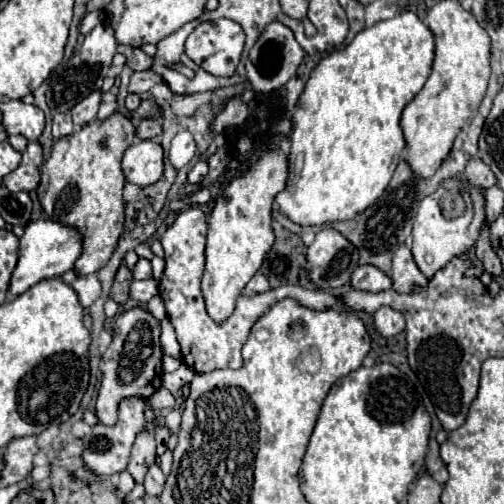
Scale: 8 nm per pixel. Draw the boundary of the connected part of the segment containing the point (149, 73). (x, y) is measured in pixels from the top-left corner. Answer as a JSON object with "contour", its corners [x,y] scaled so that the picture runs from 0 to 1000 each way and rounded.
{"contour":[[[288,139],[288,143],[268,143],[260,151],[260,171],[256,183],[264,187],[284,187],[292,179],[300,179],[308,167],[319,167],[319,151],[312,151],[304,139]]]}

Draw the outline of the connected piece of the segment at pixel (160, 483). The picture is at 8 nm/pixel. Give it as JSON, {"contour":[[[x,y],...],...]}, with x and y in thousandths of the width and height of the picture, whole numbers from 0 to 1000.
{"contour":[[[312,921],[296,929],[284,960],[288,960],[292,984],[300,984],[300,988],[315,988],[319,984],[323,968],[327,968],[327,944],[323,944],[323,937],[319,937],[319,929]]]}

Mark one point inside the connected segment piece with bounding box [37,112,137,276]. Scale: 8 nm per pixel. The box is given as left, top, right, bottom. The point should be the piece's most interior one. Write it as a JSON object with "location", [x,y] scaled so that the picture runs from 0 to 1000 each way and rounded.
{"location":[163,361]}

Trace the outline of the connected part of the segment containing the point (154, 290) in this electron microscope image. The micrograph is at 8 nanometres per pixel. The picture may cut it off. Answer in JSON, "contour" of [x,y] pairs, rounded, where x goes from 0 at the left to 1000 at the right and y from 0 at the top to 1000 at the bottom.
{"contour":[[[304,552],[282,558],[264,556],[258,565],[258,589],[280,601],[292,601],[296,591],[312,583],[315,583],[313,558]]]}

